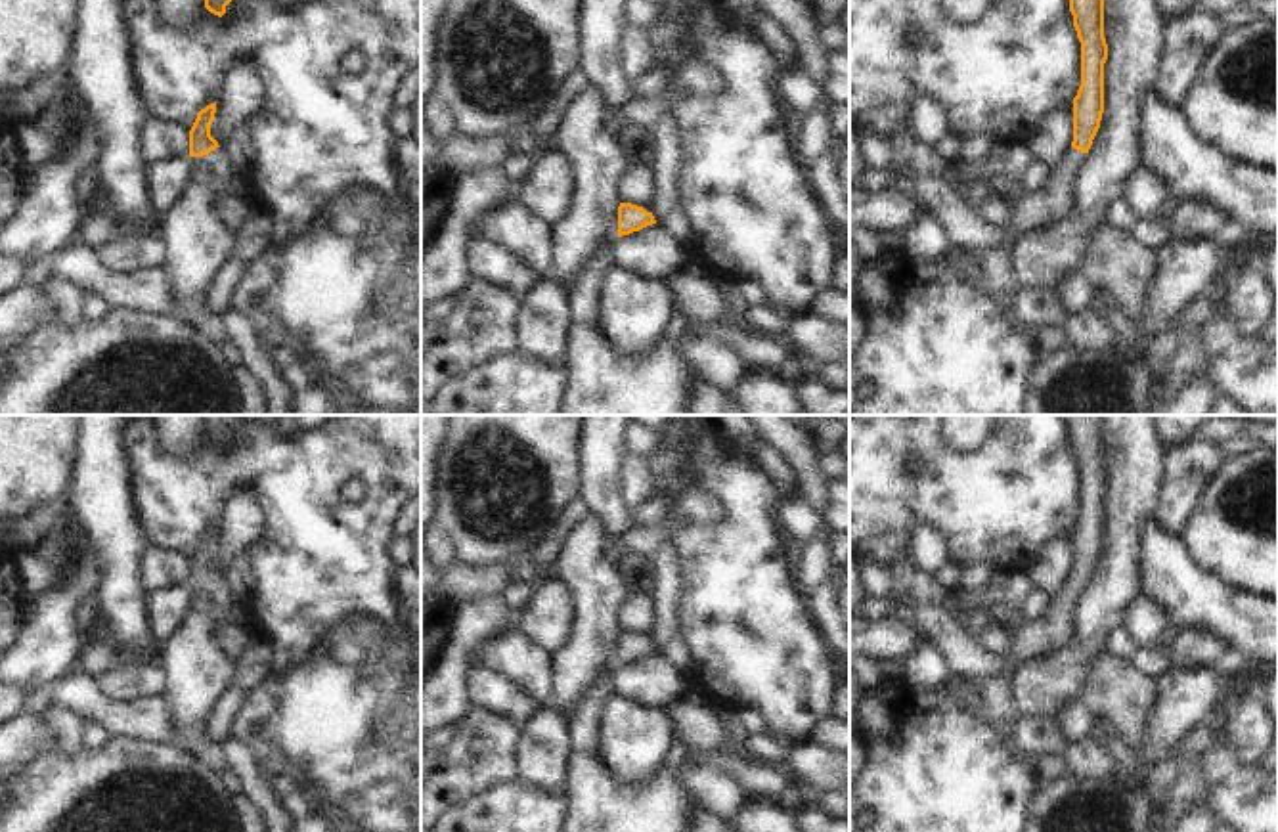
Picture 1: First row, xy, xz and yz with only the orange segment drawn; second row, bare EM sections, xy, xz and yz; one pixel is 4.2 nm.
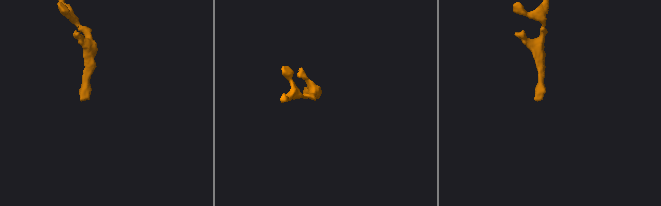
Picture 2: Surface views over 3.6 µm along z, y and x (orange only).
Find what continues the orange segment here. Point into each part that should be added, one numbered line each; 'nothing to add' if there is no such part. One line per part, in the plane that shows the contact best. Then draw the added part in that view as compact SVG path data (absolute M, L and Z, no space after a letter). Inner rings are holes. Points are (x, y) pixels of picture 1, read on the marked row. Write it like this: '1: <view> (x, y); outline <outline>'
1: xy (230, 207); outline M222 145L203 155L201 163L210 189L210 208L218 222L235 233L249 212L251 197L233 189L235 168L228 163Z

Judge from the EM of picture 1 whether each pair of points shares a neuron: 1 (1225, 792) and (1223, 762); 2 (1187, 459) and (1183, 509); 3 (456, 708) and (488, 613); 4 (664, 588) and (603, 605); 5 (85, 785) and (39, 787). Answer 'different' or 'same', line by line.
1: same
2: same
3: same
4: different
5: same

